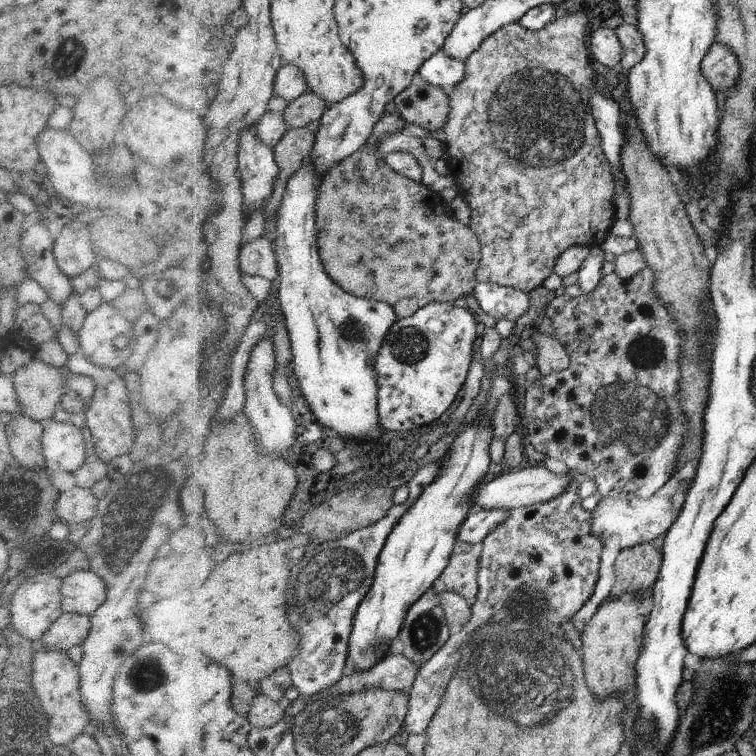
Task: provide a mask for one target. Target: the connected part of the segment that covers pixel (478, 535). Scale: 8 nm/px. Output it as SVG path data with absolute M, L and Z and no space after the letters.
M502 508L500 510L476 510L471 513L458 532L457 550L462 546L462 543L473 544L477 547L506 518L508 518L508 509L502 510Z

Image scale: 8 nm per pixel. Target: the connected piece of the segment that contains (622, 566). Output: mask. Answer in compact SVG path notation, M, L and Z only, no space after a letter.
M652 541L636 544L636 546L634 546L632 549L622 549L620 554L618 554L618 558L616 558L616 562L614 564L616 583L610 592L609 597L617 598L621 595L649 594L650 589L658 579L662 560L663 551L659 550L658 548L654 548Z

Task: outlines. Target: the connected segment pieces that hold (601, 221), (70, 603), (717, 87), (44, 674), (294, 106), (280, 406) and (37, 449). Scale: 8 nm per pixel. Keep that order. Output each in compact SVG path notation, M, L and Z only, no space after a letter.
M574 12L574 14L565 14L563 18L554 19L553 22L546 24L544 28L538 31L530 31L519 23L502 26L494 34L490 34L482 46L478 46L476 52L472 52L466 58L465 80L457 87L453 87L452 92L448 94L448 112L446 126L444 127L444 136L446 141L444 147L444 160L449 168L449 175L454 176L458 191L470 210L472 217L469 228L472 228L474 234L479 239L481 245L481 260L476 268L476 280L478 283L495 283L499 286L516 288L526 294L534 289L543 286L546 278L552 274L552 262L560 254L569 250L570 246L600 246L606 240L606 234L610 232L614 220L616 220L616 206L614 206L614 176L612 168L608 164L608 157L605 156L604 142L601 140L601 133L596 126L596 118L591 112L592 102L592 80L594 70L588 62L588 48L586 48L586 32L588 32L588 16L584 12Z
M95 569L82 570L62 579L60 596L63 613L76 612L92 617L106 600L106 586Z
M715 43L701 63L701 72L713 85L714 92L726 92L736 88L741 66L736 54L726 45Z
M37 647L37 652L32 658L32 688L48 716L47 732L52 744L68 746L78 736L88 731L90 718L88 718L88 712L84 712L84 706L80 700L80 672L66 652L41 650Z
M310 90L298 100L290 103L284 112L291 128L301 128L307 127L308 124L316 122L316 120L321 122L328 109L328 102Z
M266 337L257 344L251 354L245 379L247 402L244 411L248 414L250 422L254 424L254 430L256 430L256 436L258 436L256 442L262 448L262 452L270 454L270 456L283 456L284 452L290 450L296 444L297 426L296 418L294 418L296 414L292 412L292 407L286 406L274 390L274 380L271 374L276 371L276 368L276 346L273 340Z
M24 414L14 416L12 422L5 425L4 432L6 432L6 436L8 436L9 450L12 456L14 456L16 463L20 464L22 468L34 468L36 472L38 472L39 469L47 470L41 446L41 439L44 430L45 424L40 421L34 421L32 418L29 418Z

